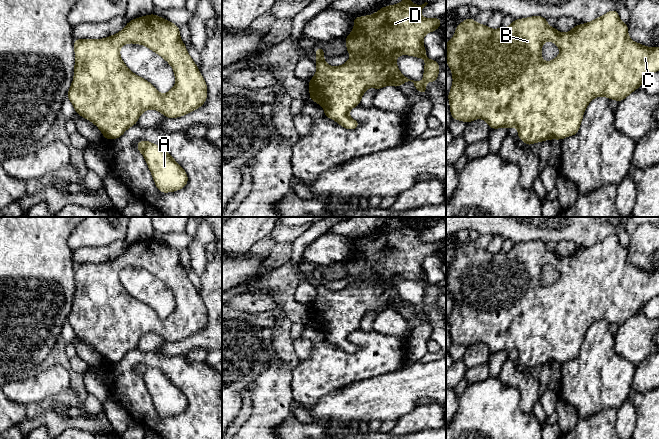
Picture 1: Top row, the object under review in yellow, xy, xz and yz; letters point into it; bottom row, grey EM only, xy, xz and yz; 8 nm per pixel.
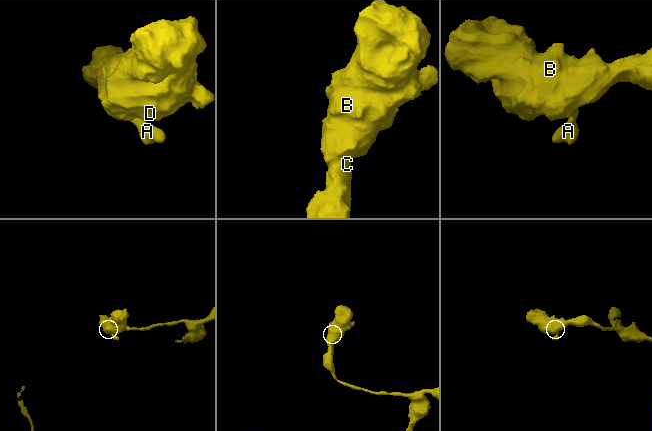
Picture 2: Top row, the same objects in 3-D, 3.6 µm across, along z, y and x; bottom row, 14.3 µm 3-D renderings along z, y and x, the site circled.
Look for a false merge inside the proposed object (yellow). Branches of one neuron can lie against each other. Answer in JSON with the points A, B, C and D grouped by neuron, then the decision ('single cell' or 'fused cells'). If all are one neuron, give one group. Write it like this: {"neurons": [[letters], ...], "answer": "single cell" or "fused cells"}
{"neurons": [["A", "B", "C", "D"]], "answer": "single cell"}

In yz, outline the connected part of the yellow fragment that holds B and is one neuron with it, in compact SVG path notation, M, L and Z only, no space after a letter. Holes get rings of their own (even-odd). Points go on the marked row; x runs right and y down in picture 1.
M610 10L604 16L598 17L591 22L575 25L575 27L567 33L560 33L555 27L548 27L547 21L548 19L542 16L533 16L513 20L511 26L508 28L500 27L499 29L492 30L487 25L477 24L474 19L469 17L456 26L453 38L446 44L446 62L449 64L453 75L453 85L447 96L450 101L452 119L469 123L477 118L482 118L488 123L491 129L502 127L508 129L512 126L516 126L518 128L518 138L528 146L548 139L562 140L567 136L573 136L578 133L586 106L592 99L597 96L606 96L608 99L620 102L639 88L649 75L659 70L659 47L649 48L643 44L632 41L628 37L628 25L620 21L617 10ZM548 40L554 42L560 48L561 52L560 55L552 61L544 62L541 58L541 48L543 43Z

